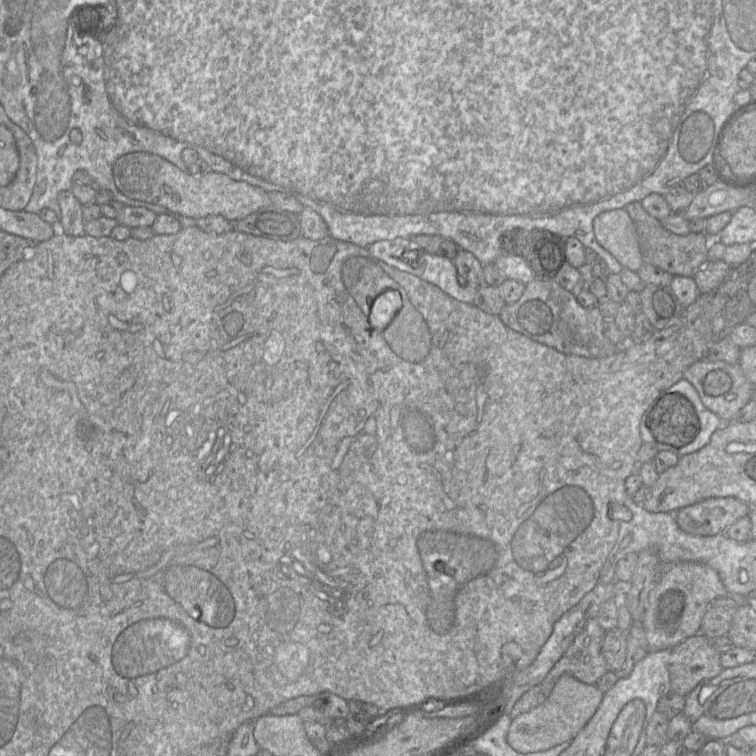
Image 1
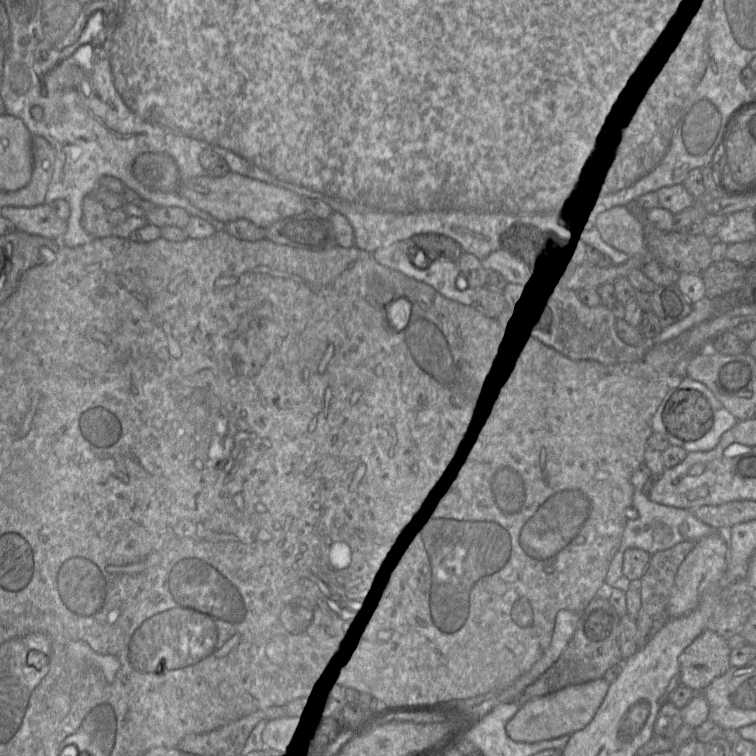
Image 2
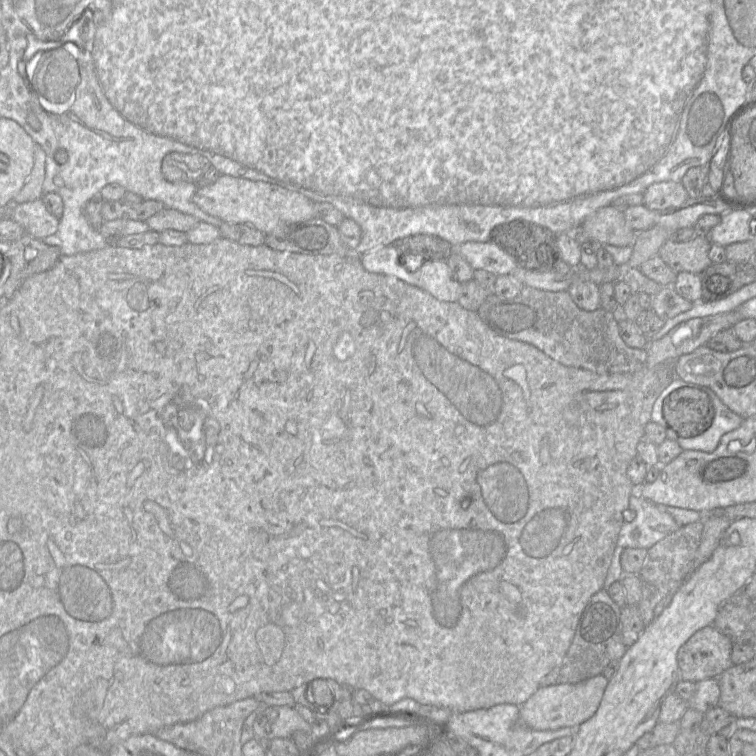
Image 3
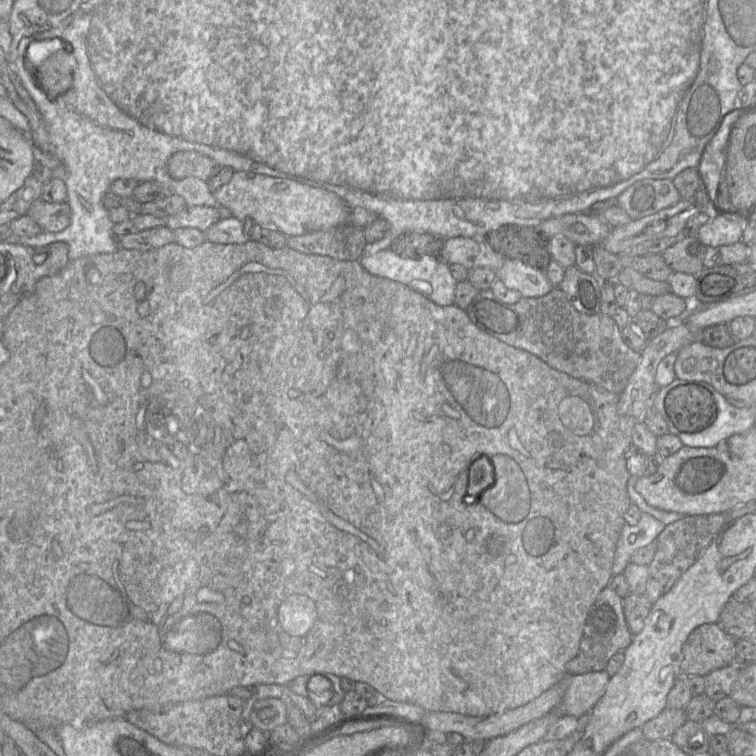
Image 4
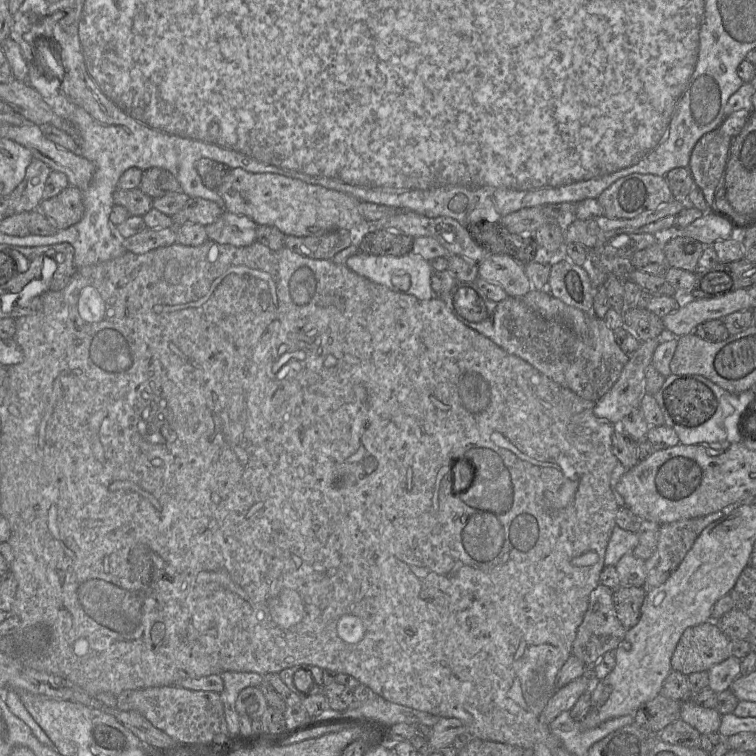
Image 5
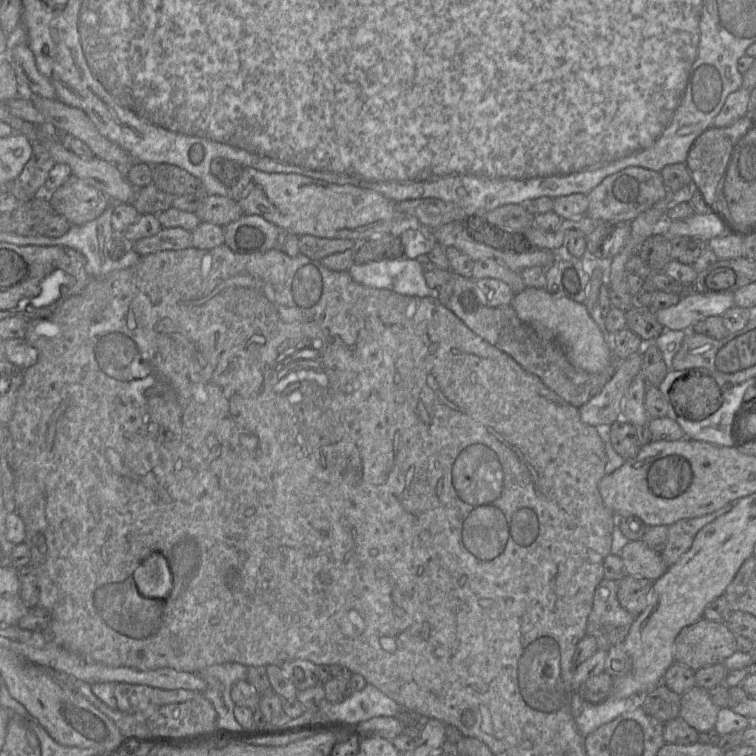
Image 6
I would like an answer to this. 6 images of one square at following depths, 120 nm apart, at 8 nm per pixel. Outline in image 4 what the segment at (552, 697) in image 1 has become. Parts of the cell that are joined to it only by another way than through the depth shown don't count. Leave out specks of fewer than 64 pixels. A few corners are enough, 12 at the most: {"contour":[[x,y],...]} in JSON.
{"contour":[[607,672],[564,677],[557,713],[577,719],[603,696]]}

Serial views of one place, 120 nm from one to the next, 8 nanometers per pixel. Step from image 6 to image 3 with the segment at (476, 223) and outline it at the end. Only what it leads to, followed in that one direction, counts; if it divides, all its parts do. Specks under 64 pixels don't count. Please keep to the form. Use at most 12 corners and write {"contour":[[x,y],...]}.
{"contour":[[526,221],[495,226],[489,241],[521,269],[554,272],[557,235]]}

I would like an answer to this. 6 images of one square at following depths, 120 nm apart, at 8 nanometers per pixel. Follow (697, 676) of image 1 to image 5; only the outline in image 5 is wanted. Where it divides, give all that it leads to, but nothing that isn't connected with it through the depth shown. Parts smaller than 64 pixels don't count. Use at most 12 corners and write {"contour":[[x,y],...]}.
{"contour":[[716,621],[689,627],[673,652],[671,670],[709,671],[731,656]]}

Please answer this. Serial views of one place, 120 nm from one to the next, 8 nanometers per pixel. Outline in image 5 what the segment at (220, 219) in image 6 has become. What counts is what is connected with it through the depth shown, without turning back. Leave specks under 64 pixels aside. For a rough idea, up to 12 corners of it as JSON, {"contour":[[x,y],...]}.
{"contour":[[191,198],[171,216],[174,227],[214,223],[224,212],[215,202]]}

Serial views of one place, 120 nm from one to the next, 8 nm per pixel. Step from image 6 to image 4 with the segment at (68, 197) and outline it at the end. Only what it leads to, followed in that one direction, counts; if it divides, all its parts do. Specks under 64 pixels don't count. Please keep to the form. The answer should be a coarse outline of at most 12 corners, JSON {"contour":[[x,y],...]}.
{"contour":[[38,199],[28,212],[43,232],[60,232],[71,222],[65,202]]}

